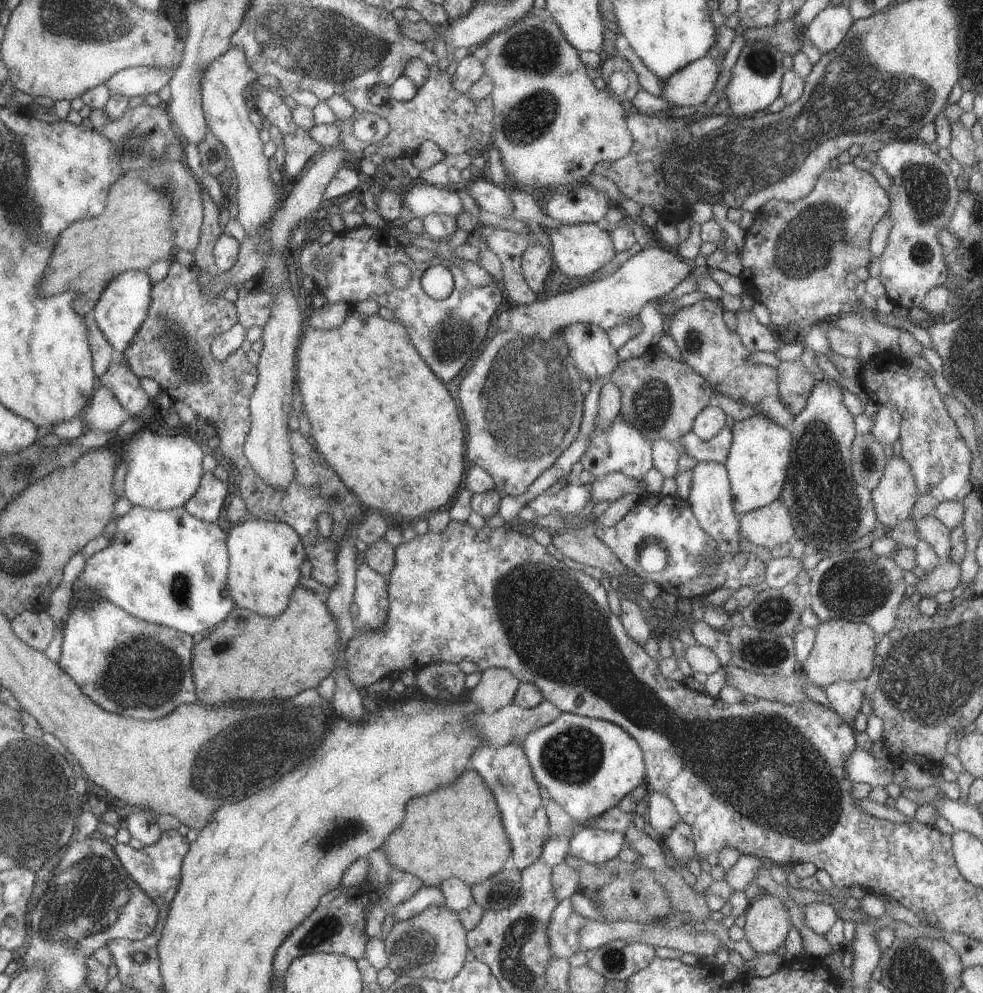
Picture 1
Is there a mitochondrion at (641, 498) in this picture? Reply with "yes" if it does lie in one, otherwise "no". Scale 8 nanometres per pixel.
no

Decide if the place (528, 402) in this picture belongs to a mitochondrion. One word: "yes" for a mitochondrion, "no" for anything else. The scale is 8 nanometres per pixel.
yes

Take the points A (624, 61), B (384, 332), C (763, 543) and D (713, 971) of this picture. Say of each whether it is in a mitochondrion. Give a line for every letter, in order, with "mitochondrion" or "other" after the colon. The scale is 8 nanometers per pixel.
A: other
B: other
C: other
D: other

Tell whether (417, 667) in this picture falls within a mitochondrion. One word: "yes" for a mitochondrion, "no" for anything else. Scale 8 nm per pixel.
no

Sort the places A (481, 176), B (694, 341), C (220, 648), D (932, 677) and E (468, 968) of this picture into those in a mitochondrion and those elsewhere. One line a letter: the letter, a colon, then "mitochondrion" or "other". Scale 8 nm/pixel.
A: other
B: mitochondrion
C: mitochondrion
D: mitochondrion
E: other

